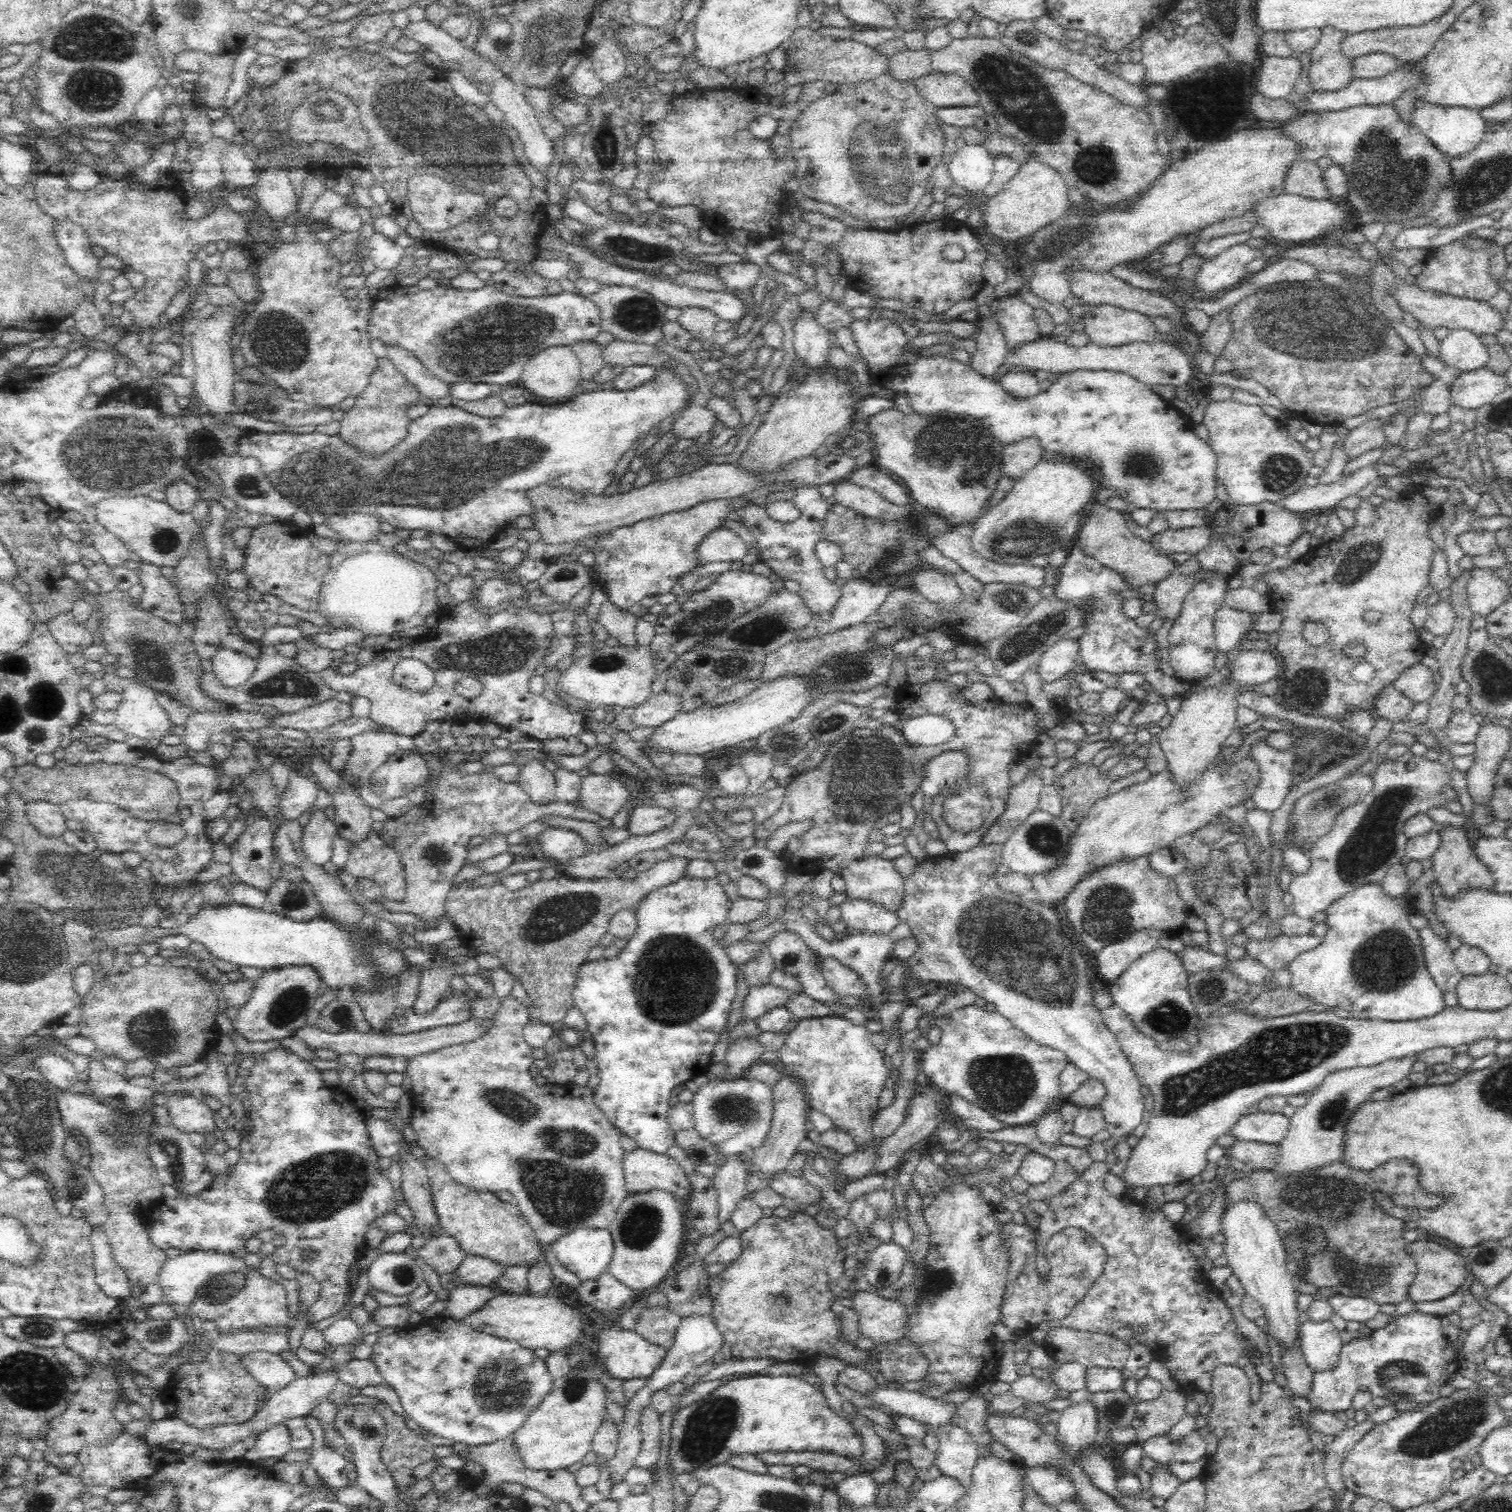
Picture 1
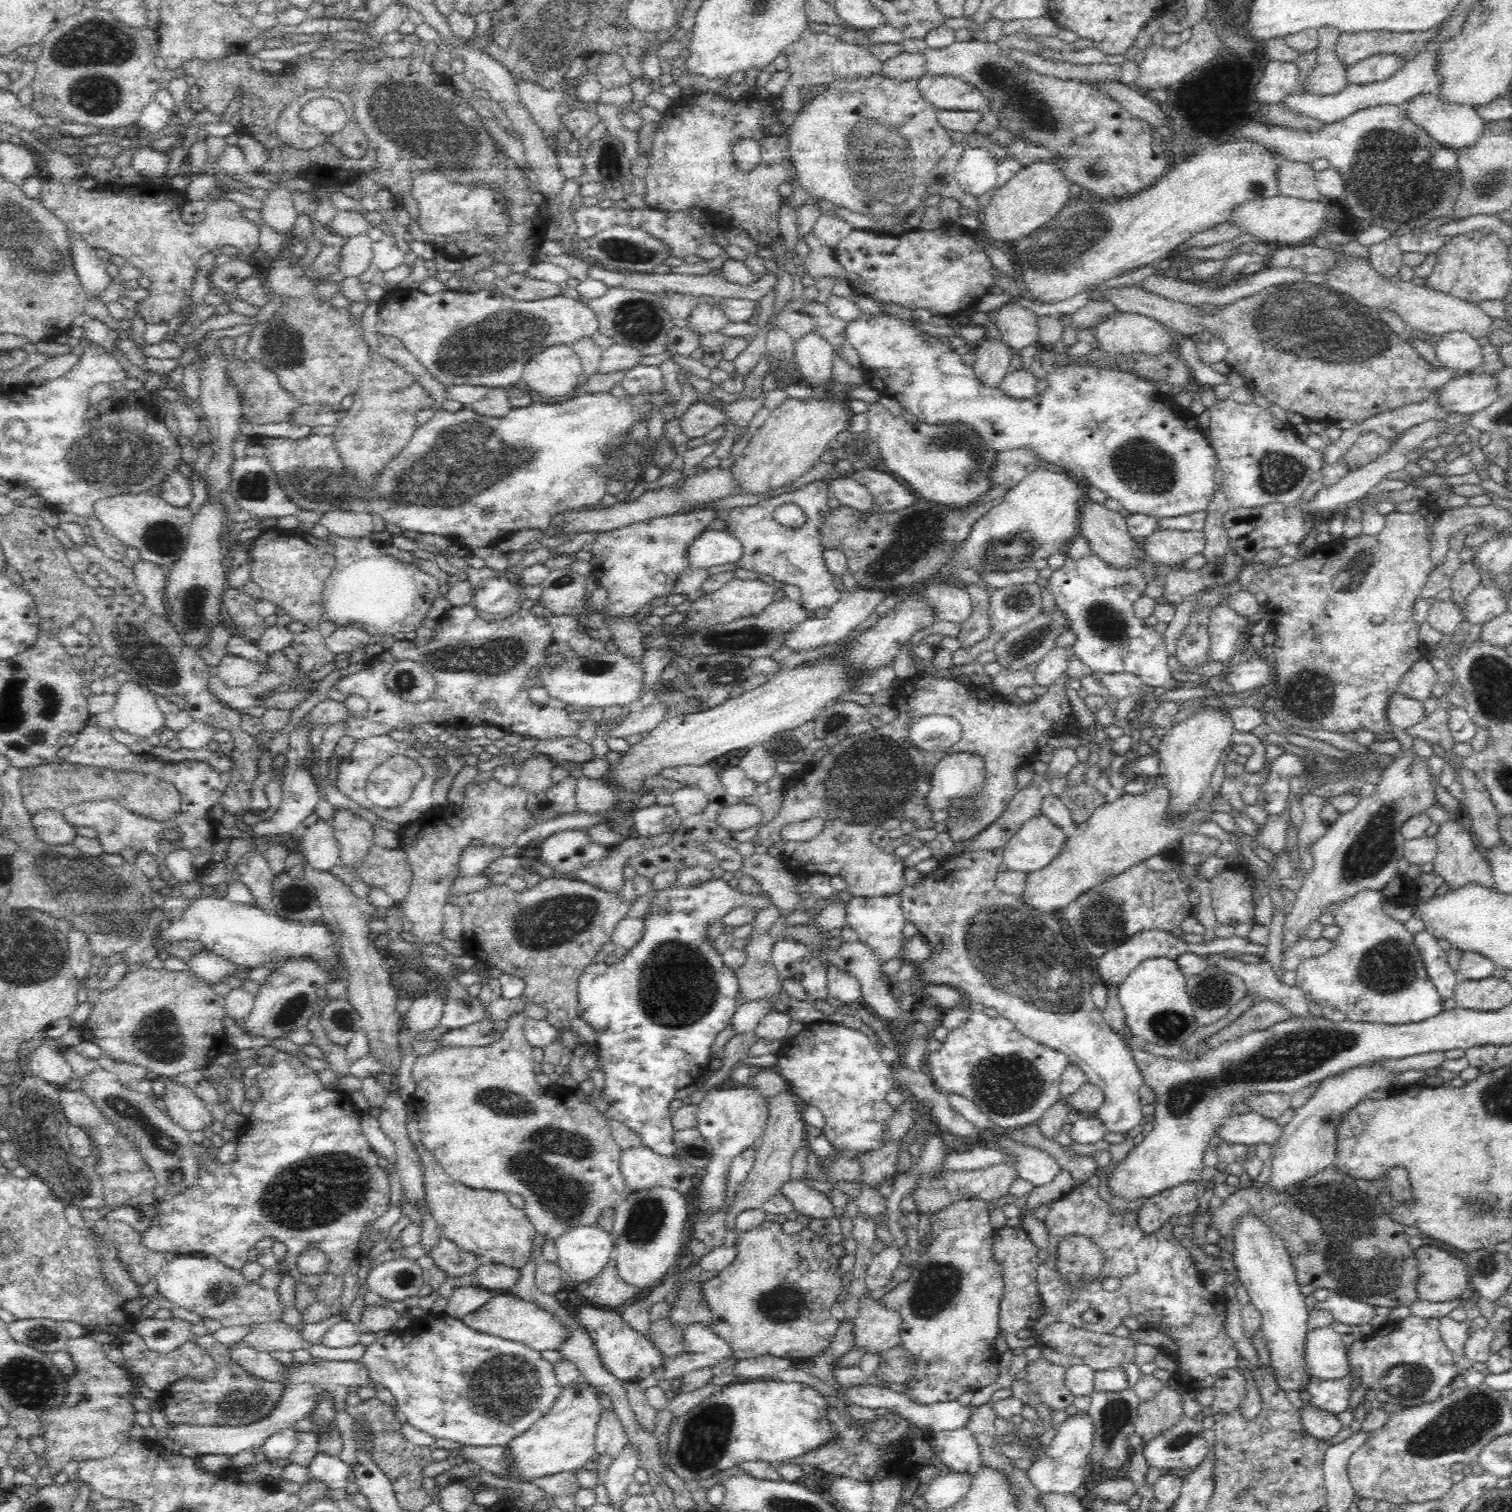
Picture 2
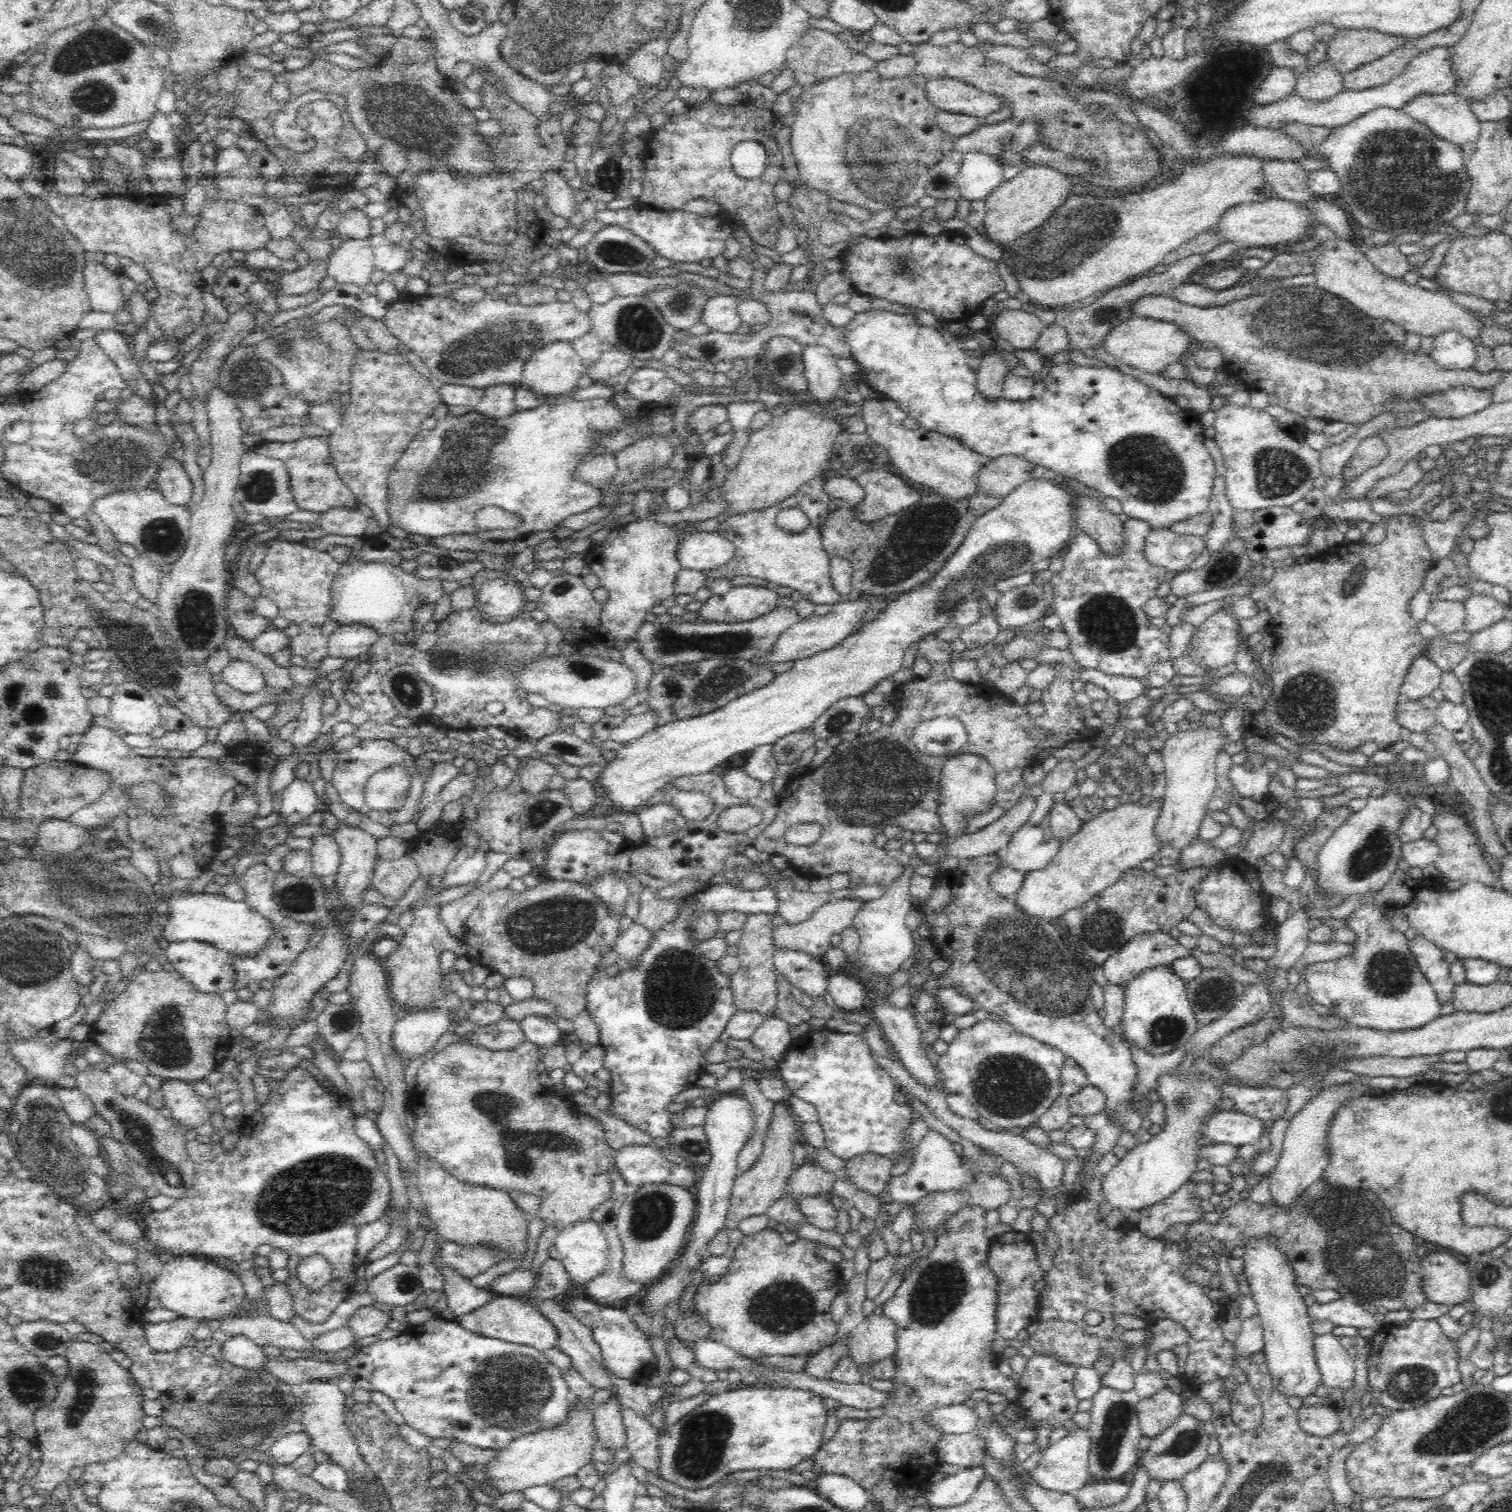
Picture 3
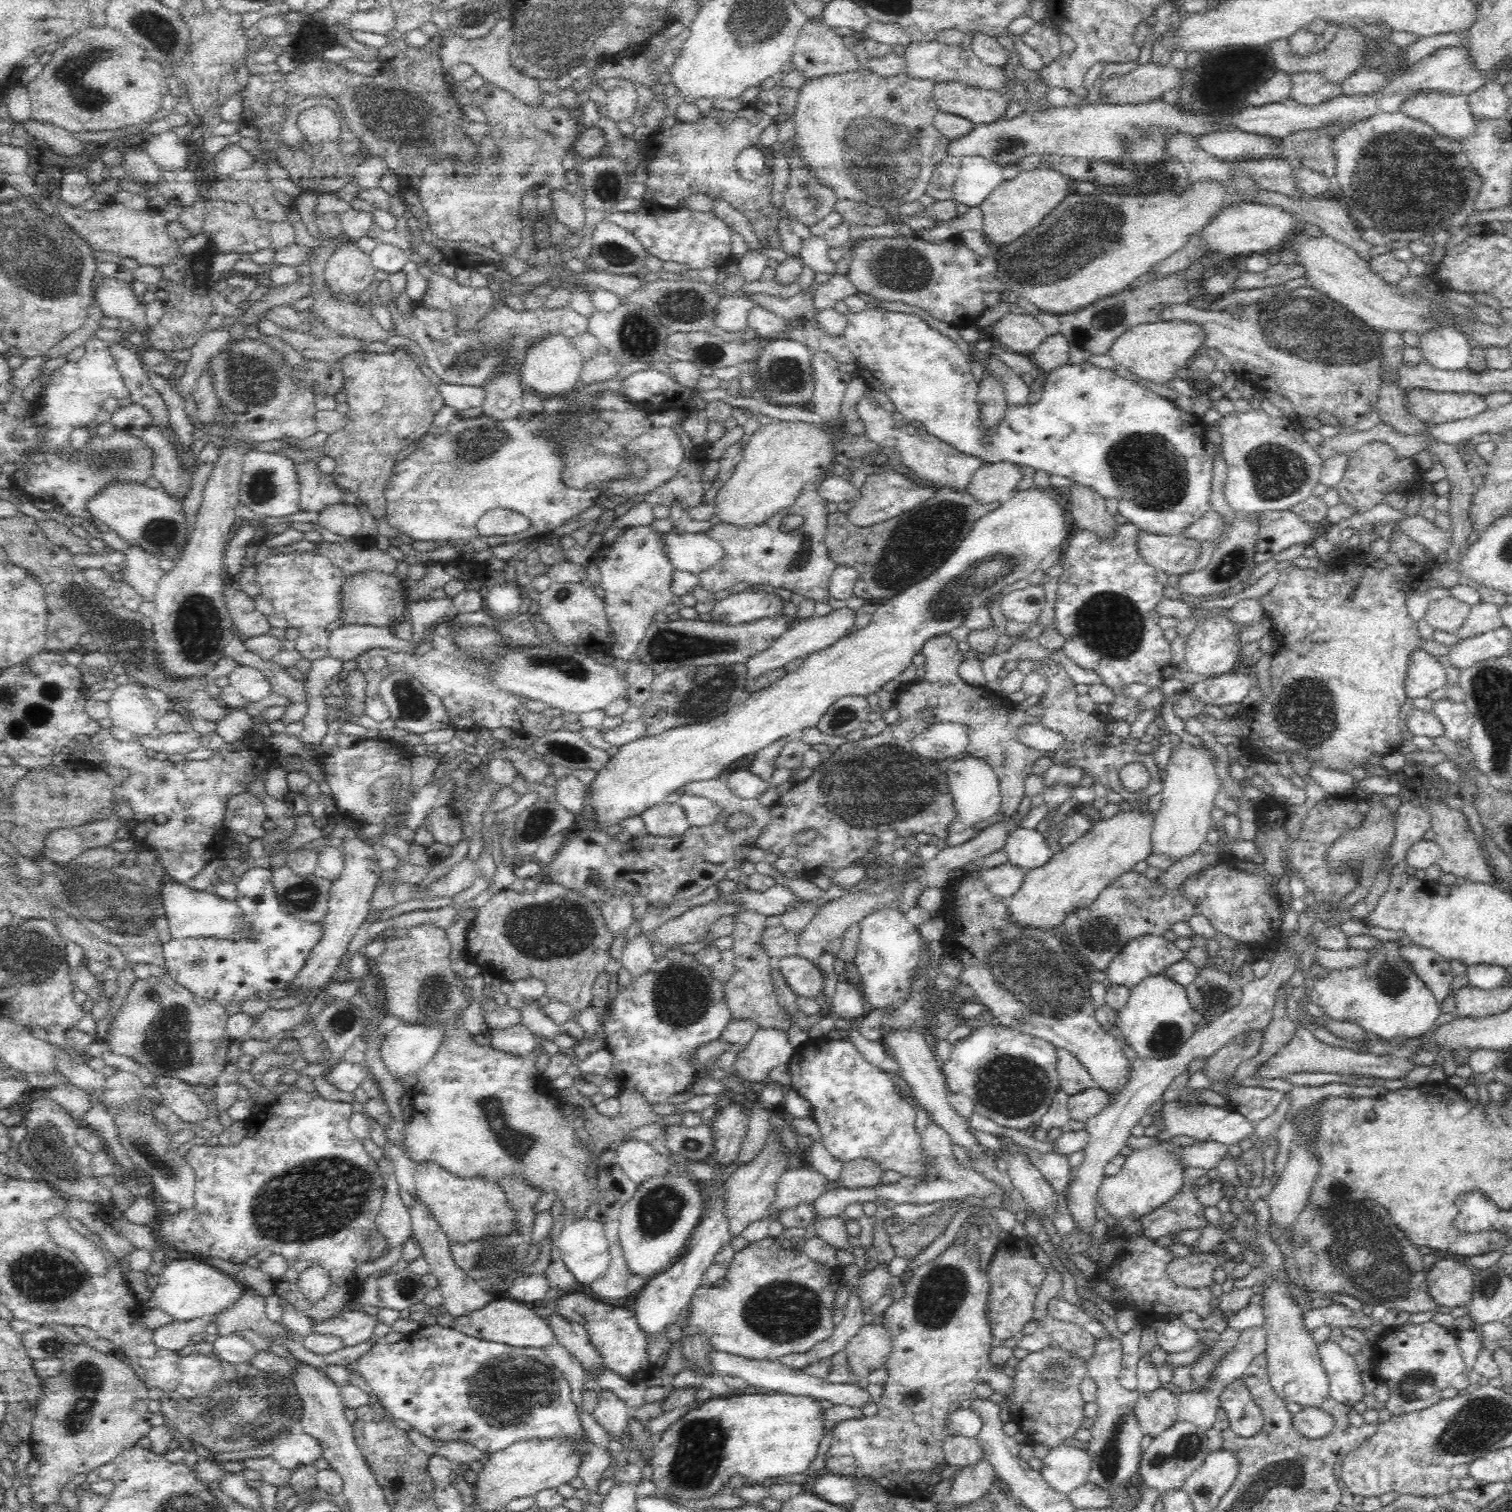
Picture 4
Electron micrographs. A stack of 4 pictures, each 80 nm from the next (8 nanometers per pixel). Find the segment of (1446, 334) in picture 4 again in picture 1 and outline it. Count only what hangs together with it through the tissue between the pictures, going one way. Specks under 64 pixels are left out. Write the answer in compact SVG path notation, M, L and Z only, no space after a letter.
M1452 329L1440 342L1440 358L1445 369L1465 373L1486 367L1488 347L1472 330Z

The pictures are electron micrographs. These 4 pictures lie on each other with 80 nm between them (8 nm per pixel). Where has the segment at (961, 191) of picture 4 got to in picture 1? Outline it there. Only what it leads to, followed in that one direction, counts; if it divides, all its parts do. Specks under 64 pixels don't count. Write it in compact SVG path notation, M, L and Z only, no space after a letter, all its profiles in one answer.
M960 143L948 163L948 171L954 184L972 194L982 195L992 180L994 160L984 146Z

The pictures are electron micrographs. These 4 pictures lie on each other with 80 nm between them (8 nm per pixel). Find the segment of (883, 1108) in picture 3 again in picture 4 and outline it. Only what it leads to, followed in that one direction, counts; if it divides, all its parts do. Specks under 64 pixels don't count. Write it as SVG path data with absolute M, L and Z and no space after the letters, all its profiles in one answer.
M827 1035L808 1038L794 1049L787 1066L790 1076L788 1090L798 1093L812 1106L813 1120L820 1128L822 1145L834 1159L845 1163L858 1158L872 1158L882 1163L884 1170L898 1172L902 1176L921 1175L925 1171L921 1164L922 1138L915 1126L916 1107L901 1091L896 1092L899 1088L882 1070L866 1060L852 1037L844 1040L828 1038Z

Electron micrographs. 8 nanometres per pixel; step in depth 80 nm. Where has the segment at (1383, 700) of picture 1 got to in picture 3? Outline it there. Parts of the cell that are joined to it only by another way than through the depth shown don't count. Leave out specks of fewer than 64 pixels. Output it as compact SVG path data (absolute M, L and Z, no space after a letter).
M1400 698L1395 706L1395 722L1410 733L1421 733L1436 724L1434 712L1424 708L1420 701Z

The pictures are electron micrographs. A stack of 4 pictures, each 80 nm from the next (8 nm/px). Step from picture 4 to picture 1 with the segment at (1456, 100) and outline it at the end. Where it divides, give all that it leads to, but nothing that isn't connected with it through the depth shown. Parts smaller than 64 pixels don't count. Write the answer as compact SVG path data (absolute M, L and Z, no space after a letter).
M1418 103L1413 113L1413 123L1434 145L1435 150L1454 159L1469 154L1482 140L1486 130L1486 121L1477 109L1460 106L1437 106L1428 103Z

